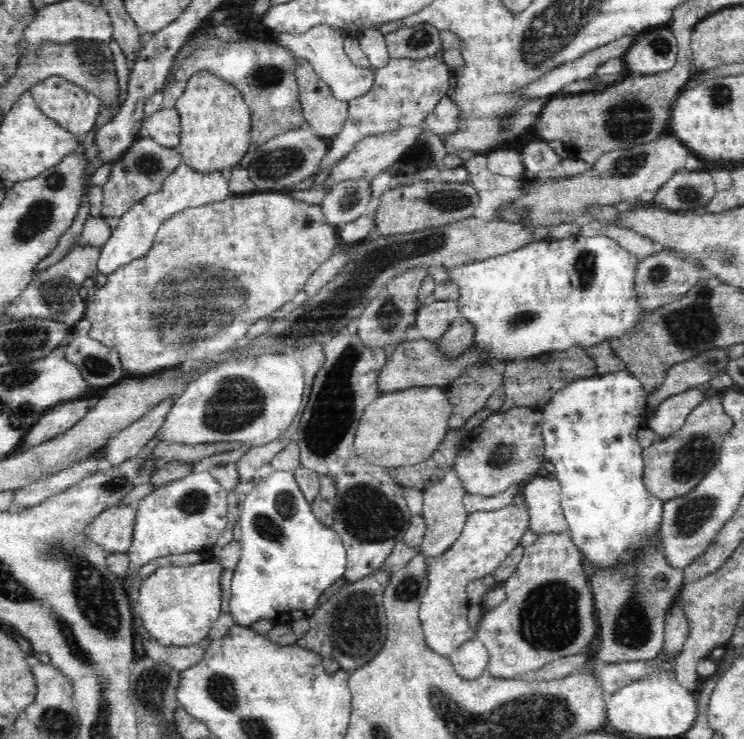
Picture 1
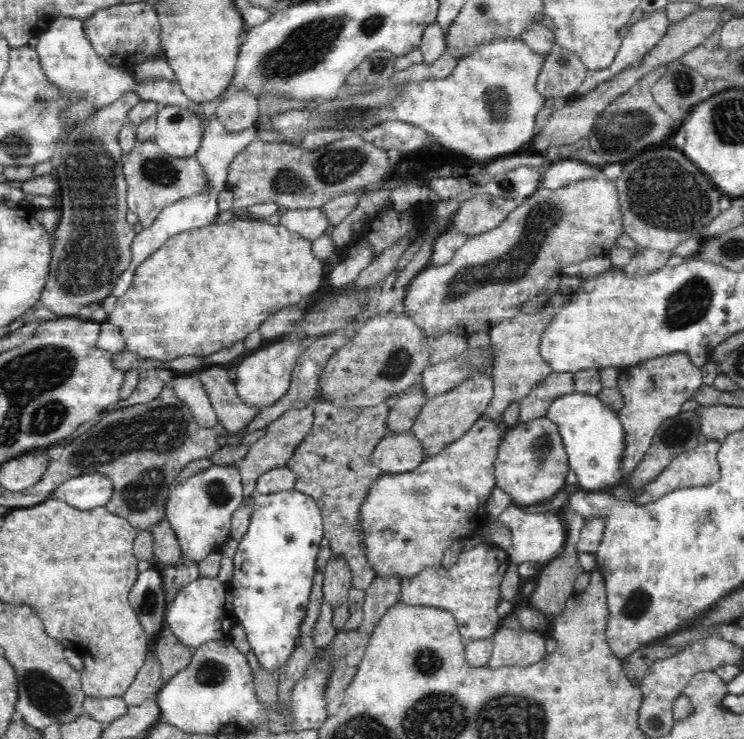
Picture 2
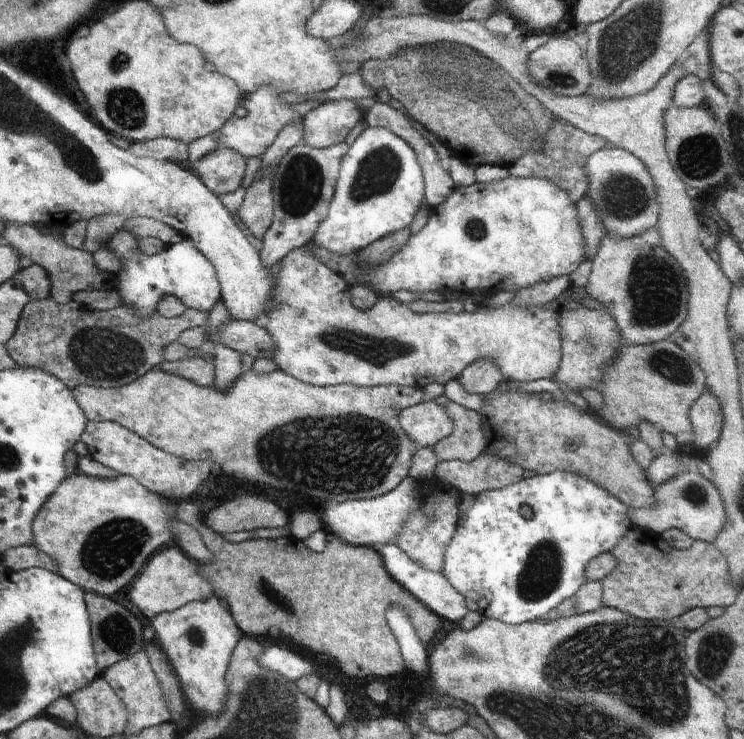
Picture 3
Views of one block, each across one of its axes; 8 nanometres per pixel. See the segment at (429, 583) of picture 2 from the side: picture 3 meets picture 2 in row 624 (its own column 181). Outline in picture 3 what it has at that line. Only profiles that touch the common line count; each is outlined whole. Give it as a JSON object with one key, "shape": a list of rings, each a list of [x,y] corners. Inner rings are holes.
{"shape":[[[88,421],[80,441],[86,444],[89,455],[95,461],[112,468],[118,475],[136,478],[136,482],[140,482],[146,490],[168,500],[171,498],[189,500],[206,483],[214,468],[214,462],[210,460],[192,461],[167,454],[116,422]]]}

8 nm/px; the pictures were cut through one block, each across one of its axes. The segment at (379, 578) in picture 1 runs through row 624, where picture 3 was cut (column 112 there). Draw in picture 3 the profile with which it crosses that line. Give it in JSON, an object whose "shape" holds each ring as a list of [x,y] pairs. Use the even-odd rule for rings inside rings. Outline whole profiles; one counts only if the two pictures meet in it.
{"shape":[[[50,298],[30,300],[20,316],[13,338],[6,342],[6,352],[20,366],[32,366],[46,370],[60,378],[70,389],[80,385],[103,387],[110,389],[134,382],[164,362],[164,348],[174,343],[176,338],[192,328],[207,326],[209,312],[200,312],[187,308],[178,318],[164,318],[156,311],[152,318],[138,318],[126,306],[120,306],[108,311],[87,309],[80,301],[59,304]]]}

